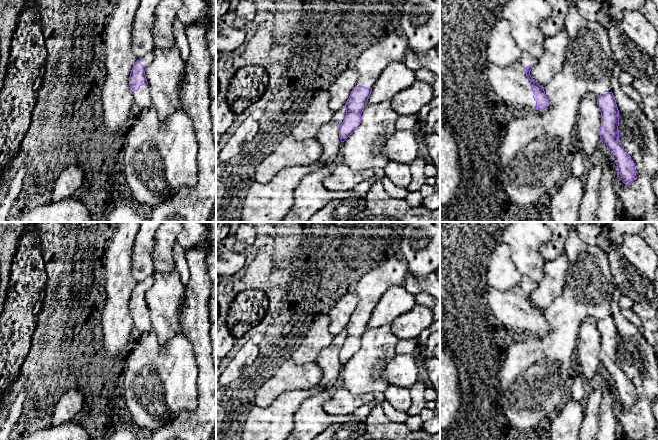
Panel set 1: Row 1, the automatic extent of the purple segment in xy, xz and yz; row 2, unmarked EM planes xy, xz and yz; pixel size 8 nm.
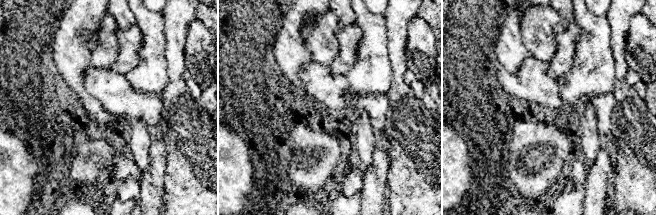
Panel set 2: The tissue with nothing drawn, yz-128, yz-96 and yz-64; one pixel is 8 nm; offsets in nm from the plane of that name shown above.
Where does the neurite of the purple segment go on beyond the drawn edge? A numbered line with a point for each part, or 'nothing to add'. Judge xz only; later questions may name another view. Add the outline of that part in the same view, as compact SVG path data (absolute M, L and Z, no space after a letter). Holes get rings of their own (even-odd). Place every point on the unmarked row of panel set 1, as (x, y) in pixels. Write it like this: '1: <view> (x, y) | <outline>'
1: xz (392, 271) | M397 255L390 256L378 267L365 274L357 284L359 302L356 310L373 312L384 292L391 286L404 286L409 273L407 263Z

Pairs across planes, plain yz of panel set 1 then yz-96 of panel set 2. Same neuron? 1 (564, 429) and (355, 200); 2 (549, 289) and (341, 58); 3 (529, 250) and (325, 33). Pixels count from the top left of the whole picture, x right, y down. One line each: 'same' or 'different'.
1: same
2: same
3: same

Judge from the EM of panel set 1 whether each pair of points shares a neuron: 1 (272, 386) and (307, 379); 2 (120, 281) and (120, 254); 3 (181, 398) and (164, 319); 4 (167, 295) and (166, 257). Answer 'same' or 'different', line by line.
1: same
2: same
3: different
4: different

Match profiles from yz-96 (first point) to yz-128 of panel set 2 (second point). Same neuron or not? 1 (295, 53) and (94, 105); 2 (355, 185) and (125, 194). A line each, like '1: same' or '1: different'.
1: same
2: same

